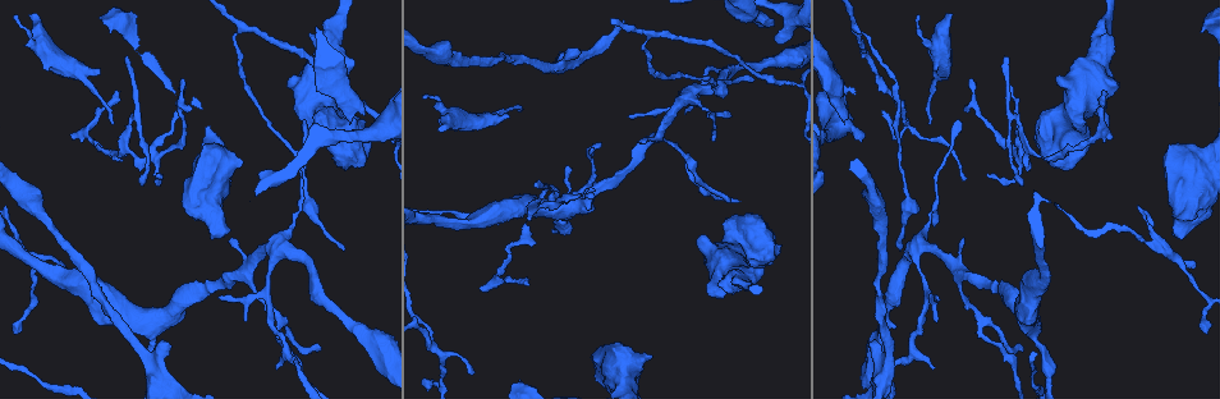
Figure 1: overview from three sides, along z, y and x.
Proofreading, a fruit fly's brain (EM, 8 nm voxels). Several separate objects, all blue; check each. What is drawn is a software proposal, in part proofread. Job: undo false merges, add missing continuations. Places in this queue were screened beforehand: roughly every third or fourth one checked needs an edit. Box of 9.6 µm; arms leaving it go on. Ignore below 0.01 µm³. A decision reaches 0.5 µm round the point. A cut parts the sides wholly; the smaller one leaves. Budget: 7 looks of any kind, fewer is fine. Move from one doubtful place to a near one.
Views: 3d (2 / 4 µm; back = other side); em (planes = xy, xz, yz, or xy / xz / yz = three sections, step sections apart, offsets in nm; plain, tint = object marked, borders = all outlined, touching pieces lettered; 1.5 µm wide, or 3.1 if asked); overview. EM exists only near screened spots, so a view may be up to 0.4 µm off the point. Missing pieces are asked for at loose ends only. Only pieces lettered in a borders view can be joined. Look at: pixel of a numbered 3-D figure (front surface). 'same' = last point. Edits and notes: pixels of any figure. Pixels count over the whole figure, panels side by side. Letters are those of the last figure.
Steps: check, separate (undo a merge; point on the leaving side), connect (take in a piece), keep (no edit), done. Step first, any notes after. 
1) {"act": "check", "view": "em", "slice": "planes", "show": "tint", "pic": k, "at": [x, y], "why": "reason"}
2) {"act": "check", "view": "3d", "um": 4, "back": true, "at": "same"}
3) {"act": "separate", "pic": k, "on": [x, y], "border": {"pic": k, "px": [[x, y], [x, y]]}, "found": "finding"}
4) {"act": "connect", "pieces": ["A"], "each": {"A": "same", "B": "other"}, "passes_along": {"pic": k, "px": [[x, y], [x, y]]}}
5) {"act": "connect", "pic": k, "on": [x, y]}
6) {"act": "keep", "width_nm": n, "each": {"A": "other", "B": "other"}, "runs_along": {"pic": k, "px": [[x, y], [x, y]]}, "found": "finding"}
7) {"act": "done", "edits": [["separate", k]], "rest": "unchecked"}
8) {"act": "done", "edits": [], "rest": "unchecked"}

{"act": "check", "view": "em", "slice": "planes", "show": "borders", "pic": 1, "at": [527, 283]}

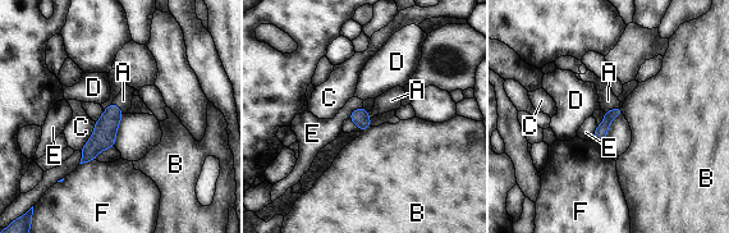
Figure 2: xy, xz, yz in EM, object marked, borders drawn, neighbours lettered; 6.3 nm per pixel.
{"act": "connect", "pieces": ["A"], "each": {"A": "same", "B": "other", "C": "other", "D": "other", "E": "other", "F": "other"}, "passes_along": {"pic": 2, "px": [[600, 132], [611, 110], [608, 100]]}, "found": "it goes on there"}

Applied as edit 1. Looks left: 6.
{"act": "check", "view": "overview"}

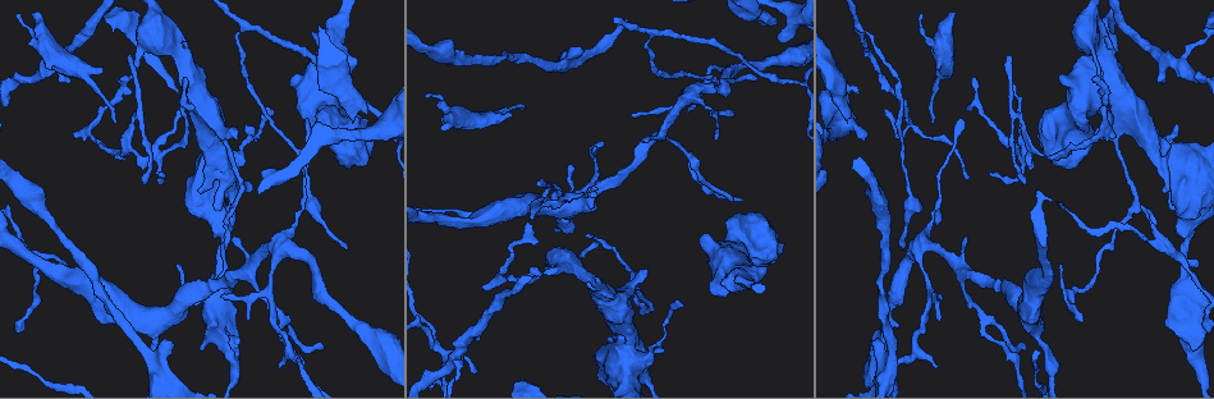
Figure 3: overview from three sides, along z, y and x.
{"act": "check", "view": "3d", "um": 2, "pic": 3, "at": [644, 271], "why": "free end"}

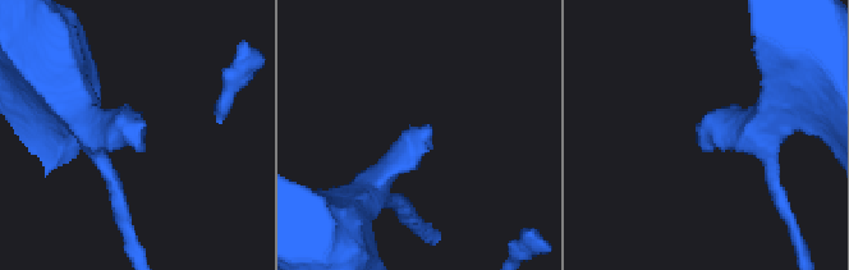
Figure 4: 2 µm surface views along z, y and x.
{"act": "check", "view": "em", "slice": "planes", "show": "borders", "pic": 4, "at": [701, 149]}

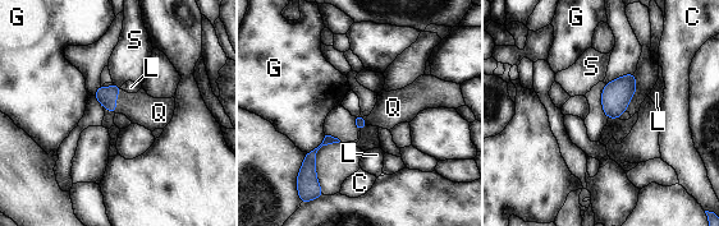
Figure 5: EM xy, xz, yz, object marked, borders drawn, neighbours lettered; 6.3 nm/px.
{"act": "connect", "pieces": ["Q"], "longest_contact_nm": ["G", 170], "each": {"C": "other", "G": "other", "L": "other", "Q": "same", "S": "other"}, "passes_along": {"pic": 5, "px": [[106, 97], [115, 101], [141, 109]]}, "found": "it goes on there"}

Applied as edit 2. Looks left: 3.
{"act": "check", "view": "overview", "why": "redraw"}

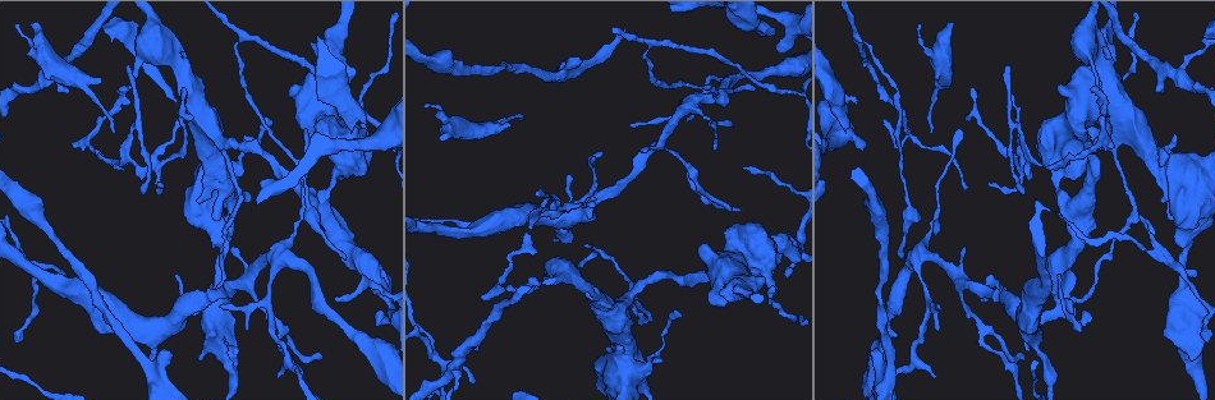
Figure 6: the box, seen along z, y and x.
{"act": "check", "view": "3d", "um": 2, "back": true, "pic": 6, "at": [567, 174], "why": "tapers out"}

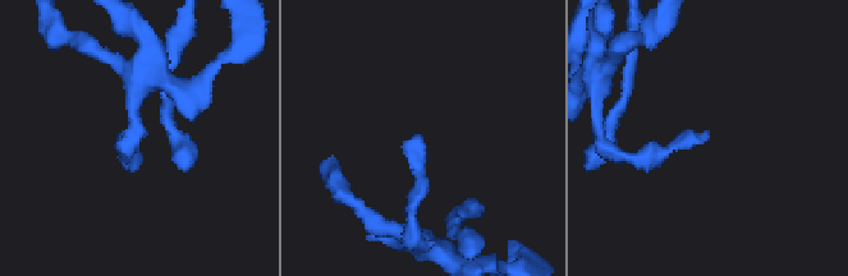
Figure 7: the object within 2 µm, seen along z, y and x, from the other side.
{"act": "check", "view": "em", "slice": "planes", "show": "borders", "pic": 7, "at": [420, 137]}

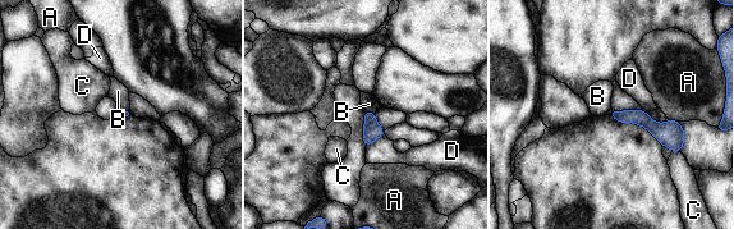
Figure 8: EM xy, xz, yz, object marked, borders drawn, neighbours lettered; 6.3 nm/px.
{"act": "keep", "each": {"A": "other", "B": "other", "C": "other", "D": "other"}, "found": "no lettered piece goes on from it"}

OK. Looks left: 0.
{"act": "done", "edits": [["connect", 2], ["connect", 5]], "rest": "unchecked"}

